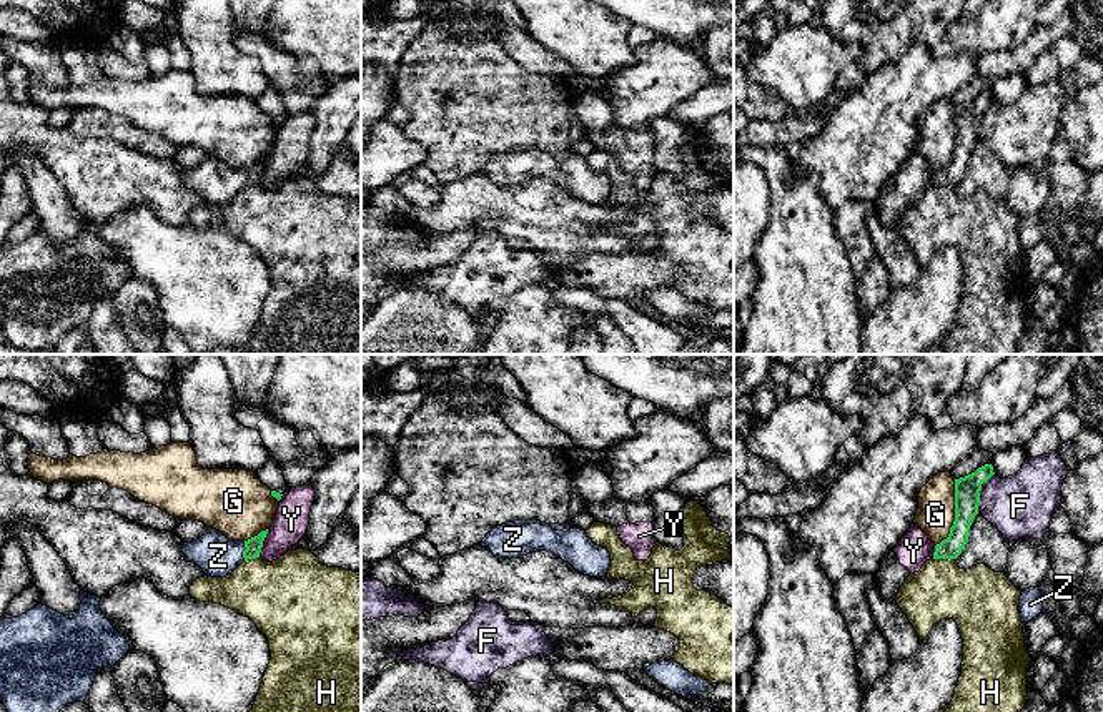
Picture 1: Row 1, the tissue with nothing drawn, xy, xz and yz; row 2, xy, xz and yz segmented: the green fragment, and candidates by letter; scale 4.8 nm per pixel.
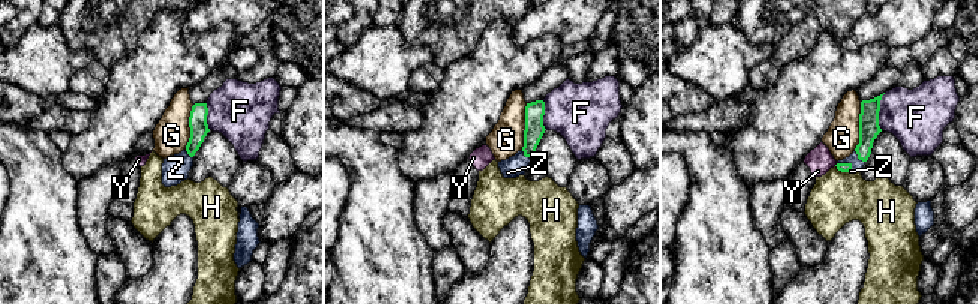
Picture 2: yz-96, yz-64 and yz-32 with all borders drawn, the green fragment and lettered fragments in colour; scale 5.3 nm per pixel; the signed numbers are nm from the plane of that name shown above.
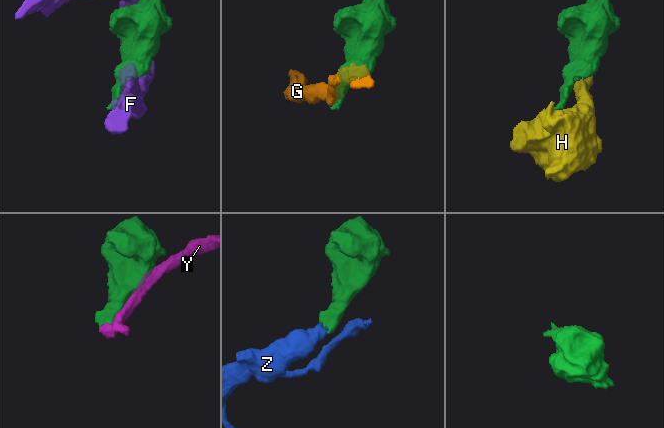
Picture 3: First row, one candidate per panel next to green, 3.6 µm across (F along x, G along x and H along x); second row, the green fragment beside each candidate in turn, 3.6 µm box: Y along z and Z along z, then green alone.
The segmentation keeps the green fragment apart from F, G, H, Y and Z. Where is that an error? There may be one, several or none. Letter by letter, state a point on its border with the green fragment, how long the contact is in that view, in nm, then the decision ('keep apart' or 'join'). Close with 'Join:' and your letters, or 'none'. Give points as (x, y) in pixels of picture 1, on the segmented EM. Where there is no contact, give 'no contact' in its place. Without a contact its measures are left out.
F: yz (979, 493) | 200 nm | keep apart
G: yz (955, 514) | 340 nm | keep apart
H: yz (945, 558) | 110 nm | keep apart
Y: xy (262, 543) | 140 nm | keep apart
Z: xy (245, 549) | 90 nm | join
Join: Z

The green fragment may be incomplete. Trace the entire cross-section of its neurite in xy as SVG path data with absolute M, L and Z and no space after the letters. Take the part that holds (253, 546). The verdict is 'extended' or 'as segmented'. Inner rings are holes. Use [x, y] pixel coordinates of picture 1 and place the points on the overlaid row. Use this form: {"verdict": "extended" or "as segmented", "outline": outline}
{"verdict": "extended", "outline": "M208 527L200 539L183 544L183 554L200 566L205 576L226 577L245 559L260 557L266 534L268 529L248 541L231 541L223 532Z"}

